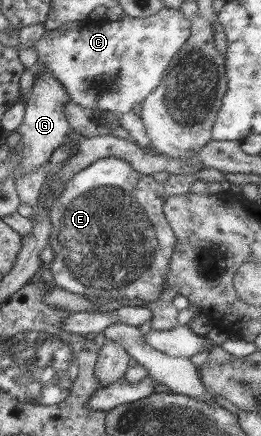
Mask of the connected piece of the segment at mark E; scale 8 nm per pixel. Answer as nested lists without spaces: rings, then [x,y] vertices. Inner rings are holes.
[[[116,157],[101,158],[86,166],[81,171],[78,171],[69,181],[63,194],[59,196],[57,201],[51,203],[50,217],[51,223],[53,223],[53,229],[51,231],[52,237],[49,239],[55,258],[49,265],[51,273],[53,274],[54,283],[61,288],[70,291],[71,293],[77,293],[81,296],[88,295],[93,301],[98,303],[104,301],[117,300],[118,298],[127,299],[143,299],[144,301],[151,302],[157,300],[161,295],[162,285],[165,281],[165,275],[169,271],[169,261],[171,261],[171,255],[175,253],[175,245],[177,245],[177,238],[171,230],[171,226],[167,222],[163,212],[163,205],[167,199],[166,192],[164,191],[163,183],[157,182],[150,174],[135,171],[130,163],[123,161]]]

